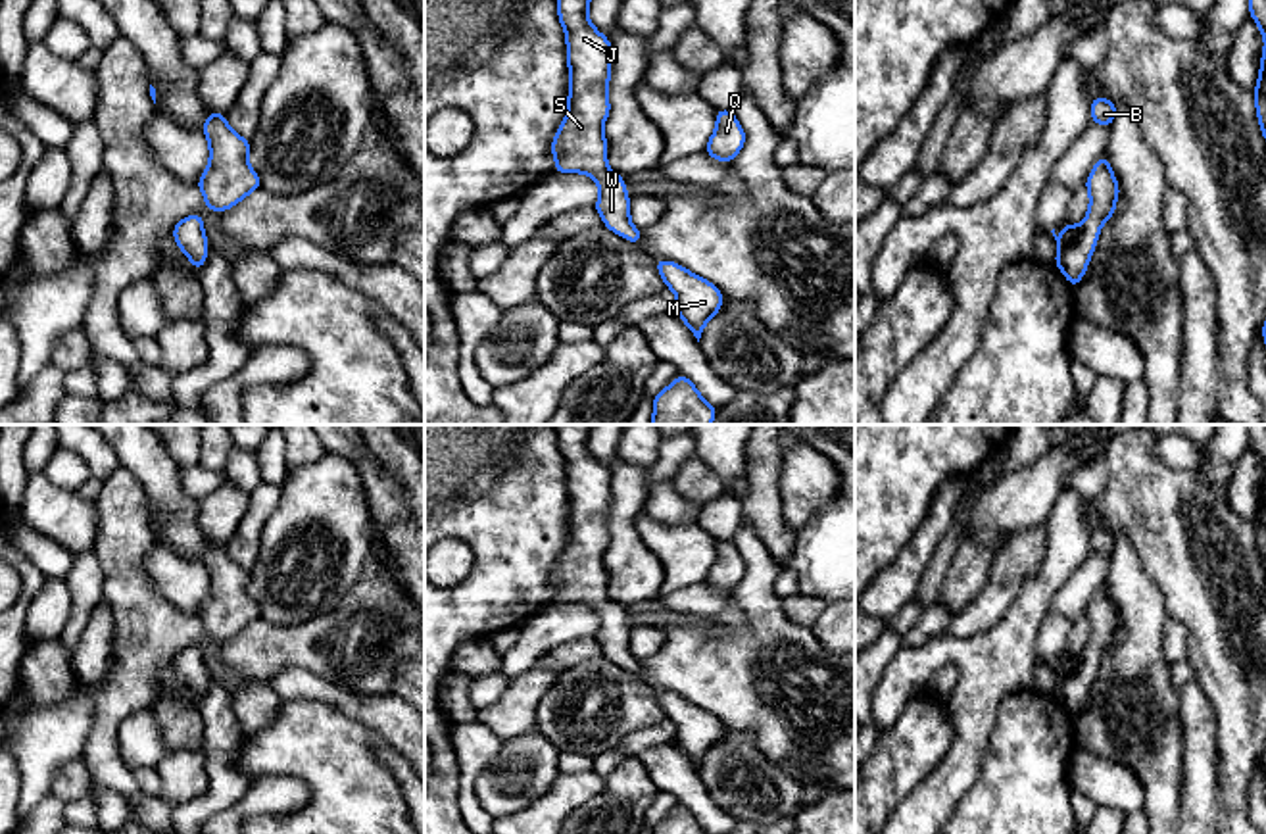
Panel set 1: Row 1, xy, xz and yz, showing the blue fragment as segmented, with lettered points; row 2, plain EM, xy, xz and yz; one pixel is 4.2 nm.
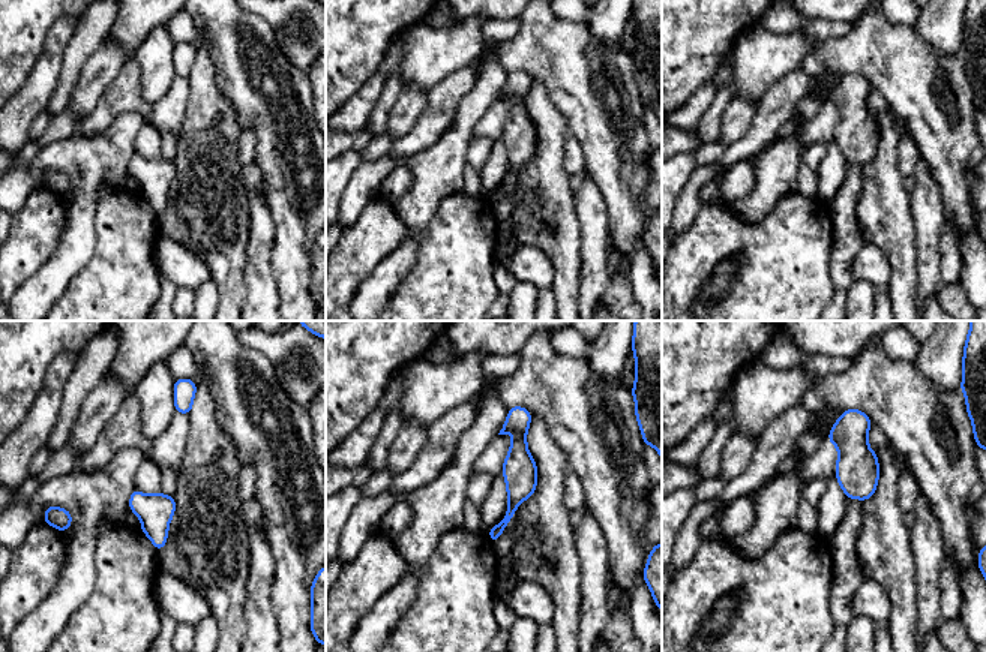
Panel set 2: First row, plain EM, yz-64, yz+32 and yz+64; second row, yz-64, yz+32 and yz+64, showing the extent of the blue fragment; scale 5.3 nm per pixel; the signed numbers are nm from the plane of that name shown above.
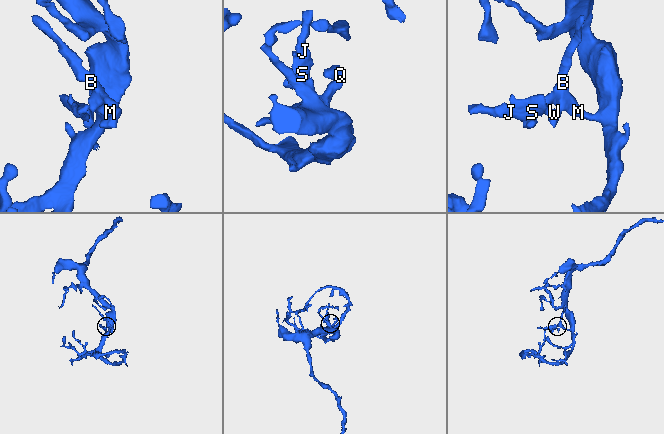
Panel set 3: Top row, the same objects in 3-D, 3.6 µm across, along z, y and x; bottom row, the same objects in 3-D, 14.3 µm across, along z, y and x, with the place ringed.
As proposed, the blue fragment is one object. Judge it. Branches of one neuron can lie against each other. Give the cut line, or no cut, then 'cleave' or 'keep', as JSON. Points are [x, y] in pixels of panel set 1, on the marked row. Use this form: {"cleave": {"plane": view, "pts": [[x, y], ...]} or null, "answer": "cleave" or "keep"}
{"cleave": null, "answer": "keep"}

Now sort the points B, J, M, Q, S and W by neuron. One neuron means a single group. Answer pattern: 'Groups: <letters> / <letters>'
Groups: B J M Q S W

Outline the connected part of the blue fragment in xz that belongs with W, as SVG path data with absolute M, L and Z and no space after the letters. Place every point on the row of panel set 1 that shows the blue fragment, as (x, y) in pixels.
M557 0L567 38L569 102L567 115L551 142L555 173L584 173L599 186L596 211L603 225L640 244L642 231L630 223L624 179L607 167L603 123L611 111L611 40L588 19L590 0Z

